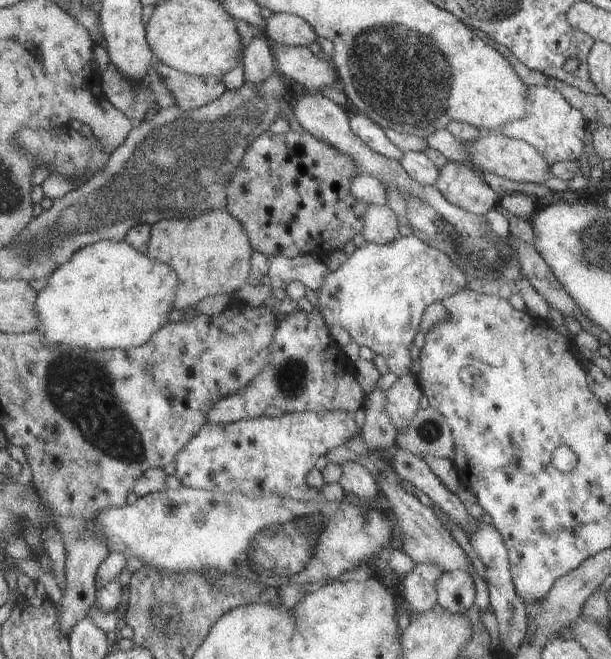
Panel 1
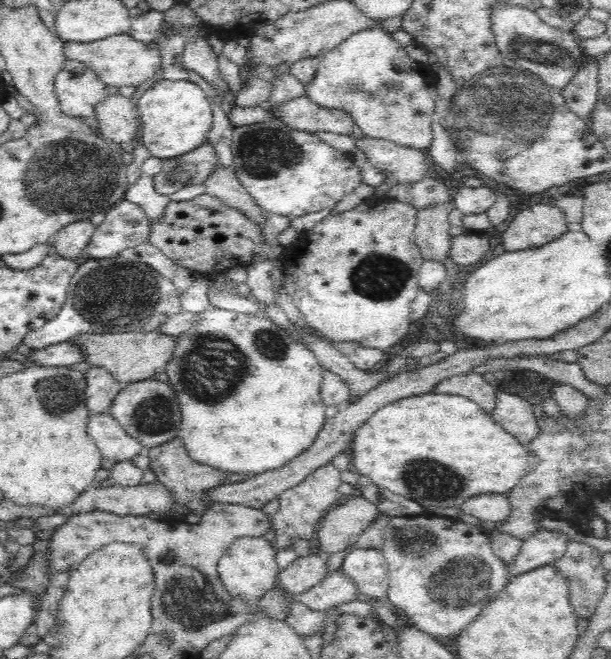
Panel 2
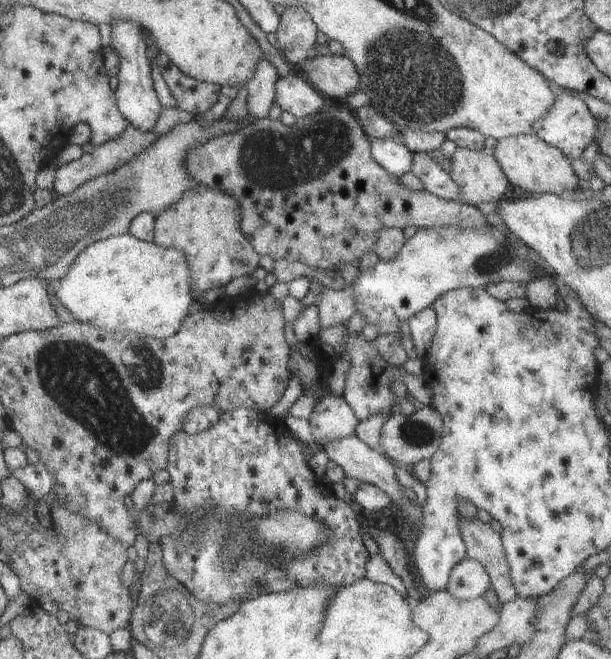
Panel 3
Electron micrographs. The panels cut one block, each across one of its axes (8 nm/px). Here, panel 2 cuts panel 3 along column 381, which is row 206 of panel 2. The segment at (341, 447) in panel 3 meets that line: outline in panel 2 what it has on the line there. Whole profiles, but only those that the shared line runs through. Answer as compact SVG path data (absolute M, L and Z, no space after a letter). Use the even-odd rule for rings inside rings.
M480 183L474 187L462 185L452 193L452 208L460 210L464 215L486 213L490 206L494 205L496 198L498 198L498 192L484 184Z

